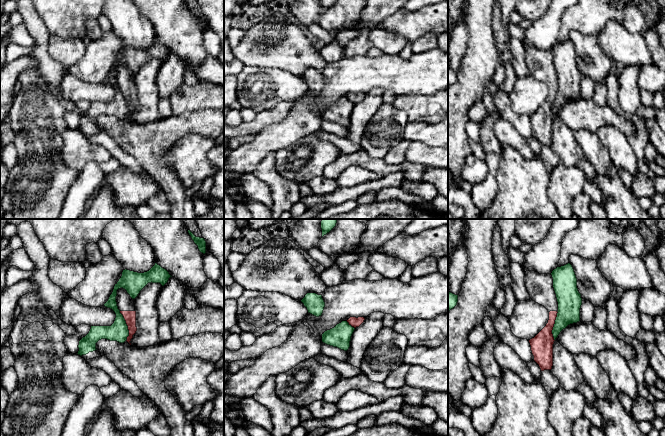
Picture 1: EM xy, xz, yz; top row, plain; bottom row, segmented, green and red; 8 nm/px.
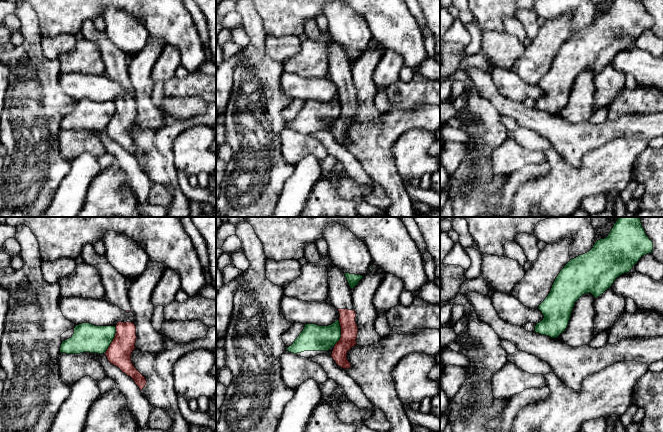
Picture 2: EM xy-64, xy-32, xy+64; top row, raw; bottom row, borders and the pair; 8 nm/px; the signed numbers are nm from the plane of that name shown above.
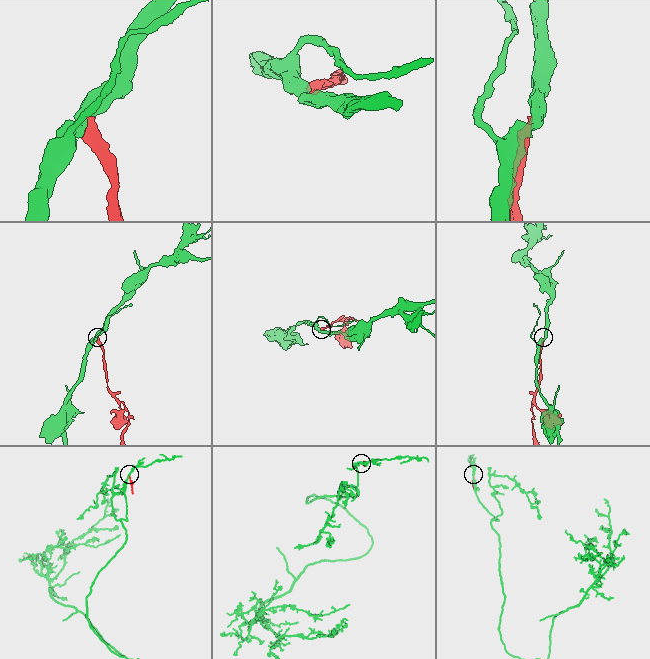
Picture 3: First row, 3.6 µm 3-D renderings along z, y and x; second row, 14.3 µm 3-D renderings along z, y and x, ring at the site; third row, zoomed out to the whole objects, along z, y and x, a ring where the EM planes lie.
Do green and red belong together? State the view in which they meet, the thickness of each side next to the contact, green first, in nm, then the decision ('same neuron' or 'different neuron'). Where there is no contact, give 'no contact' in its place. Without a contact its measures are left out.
xy | 160/100 nm | different neuron

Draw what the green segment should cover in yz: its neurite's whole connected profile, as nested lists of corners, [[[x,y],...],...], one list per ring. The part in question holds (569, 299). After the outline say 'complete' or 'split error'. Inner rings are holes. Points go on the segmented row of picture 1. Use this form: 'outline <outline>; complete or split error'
outline [[[570,263],[557,267],[551,273],[553,288],[558,302],[558,313],[552,330],[554,340],[568,325],[580,321],[581,294],[577,278]]]; complete

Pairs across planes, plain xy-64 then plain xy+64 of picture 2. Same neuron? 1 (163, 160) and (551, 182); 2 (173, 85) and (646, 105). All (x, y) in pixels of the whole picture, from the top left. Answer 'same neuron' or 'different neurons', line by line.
1: different neurons
2: same neuron

